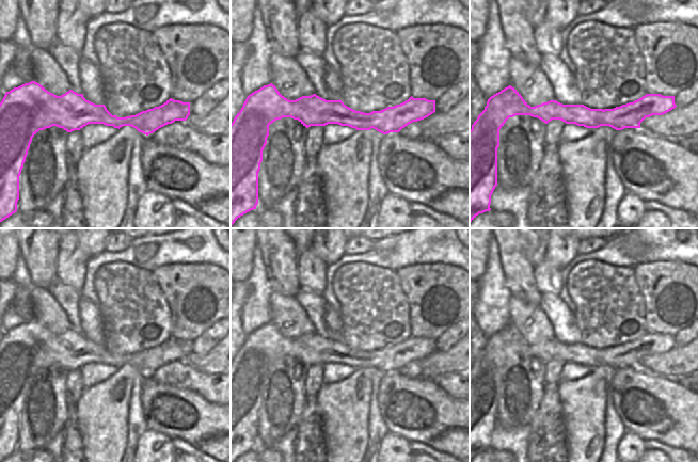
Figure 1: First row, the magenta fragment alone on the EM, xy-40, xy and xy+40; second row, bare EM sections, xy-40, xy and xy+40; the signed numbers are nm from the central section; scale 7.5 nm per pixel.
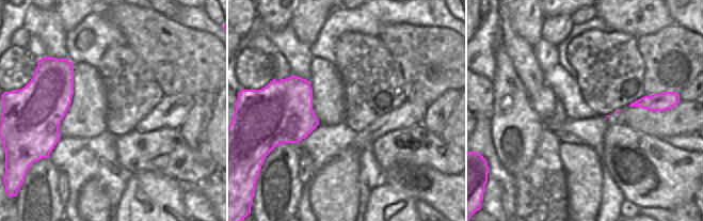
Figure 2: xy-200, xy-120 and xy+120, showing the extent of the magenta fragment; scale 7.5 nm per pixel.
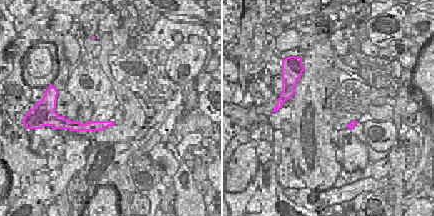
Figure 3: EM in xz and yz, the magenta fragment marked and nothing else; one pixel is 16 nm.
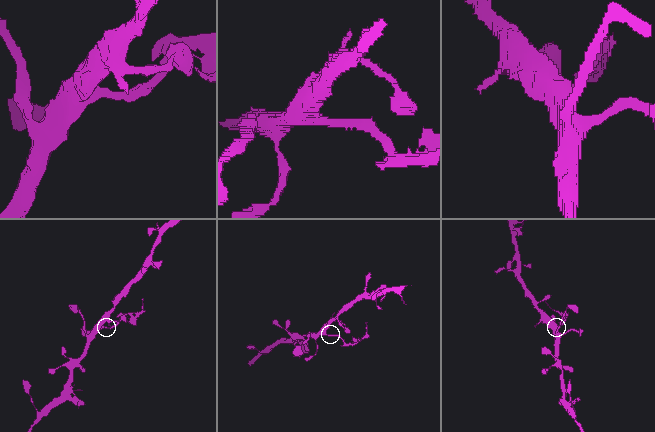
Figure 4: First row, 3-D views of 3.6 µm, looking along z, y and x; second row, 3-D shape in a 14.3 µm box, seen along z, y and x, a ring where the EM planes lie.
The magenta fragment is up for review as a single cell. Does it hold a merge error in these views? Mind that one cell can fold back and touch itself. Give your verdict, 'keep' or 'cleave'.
cleave

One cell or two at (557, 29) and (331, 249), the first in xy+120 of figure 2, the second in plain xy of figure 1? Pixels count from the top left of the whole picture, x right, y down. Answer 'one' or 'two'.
one

